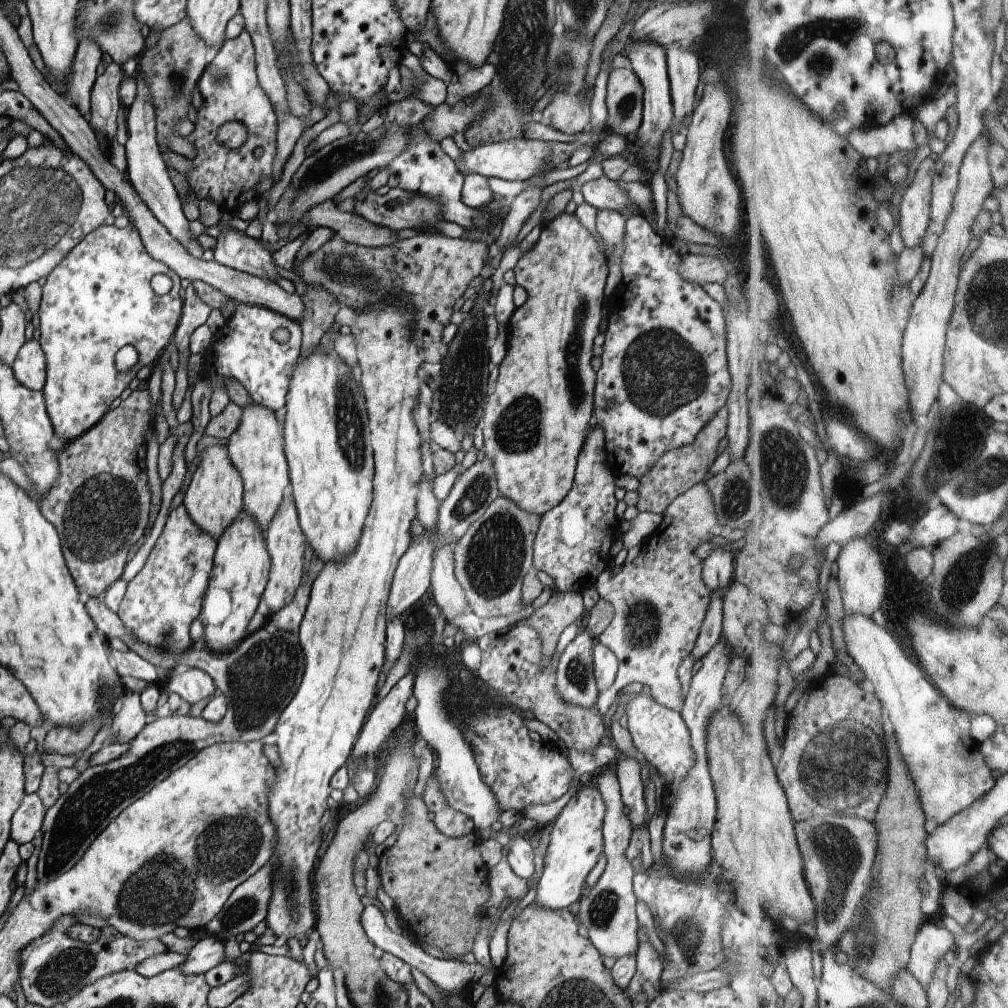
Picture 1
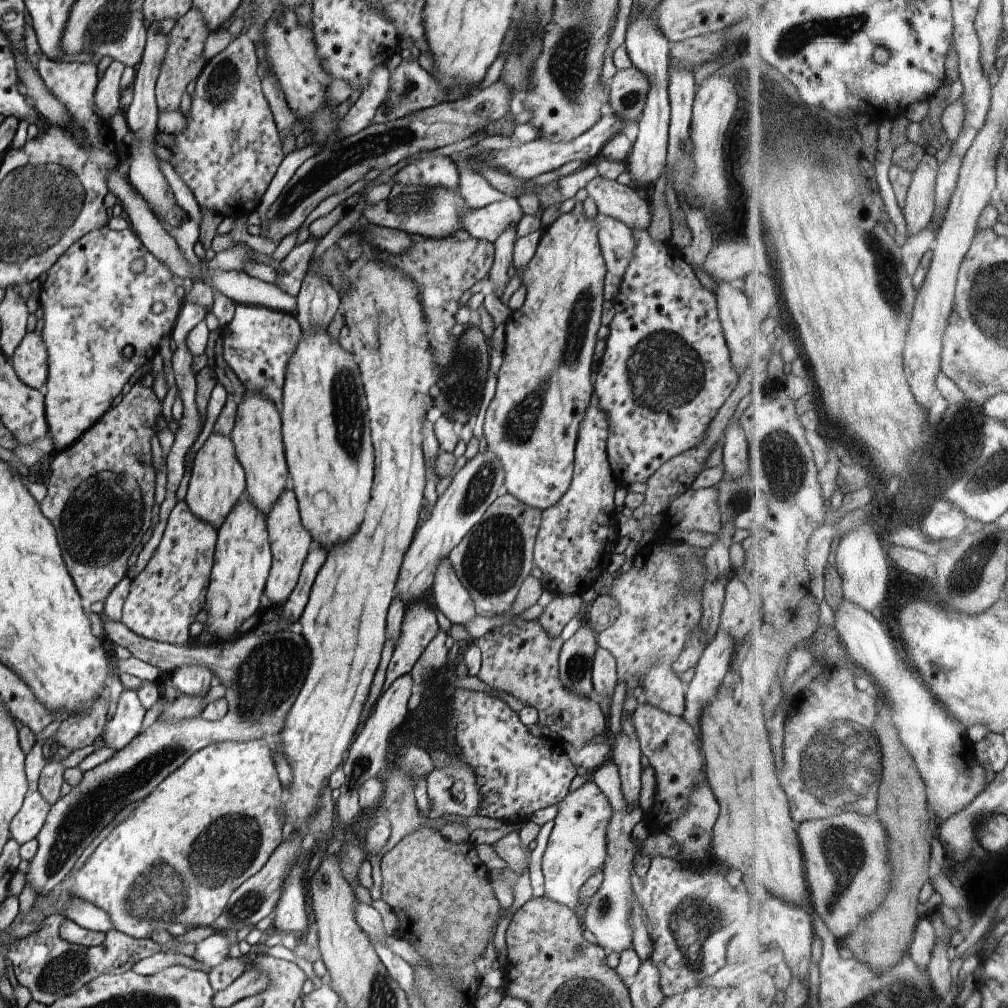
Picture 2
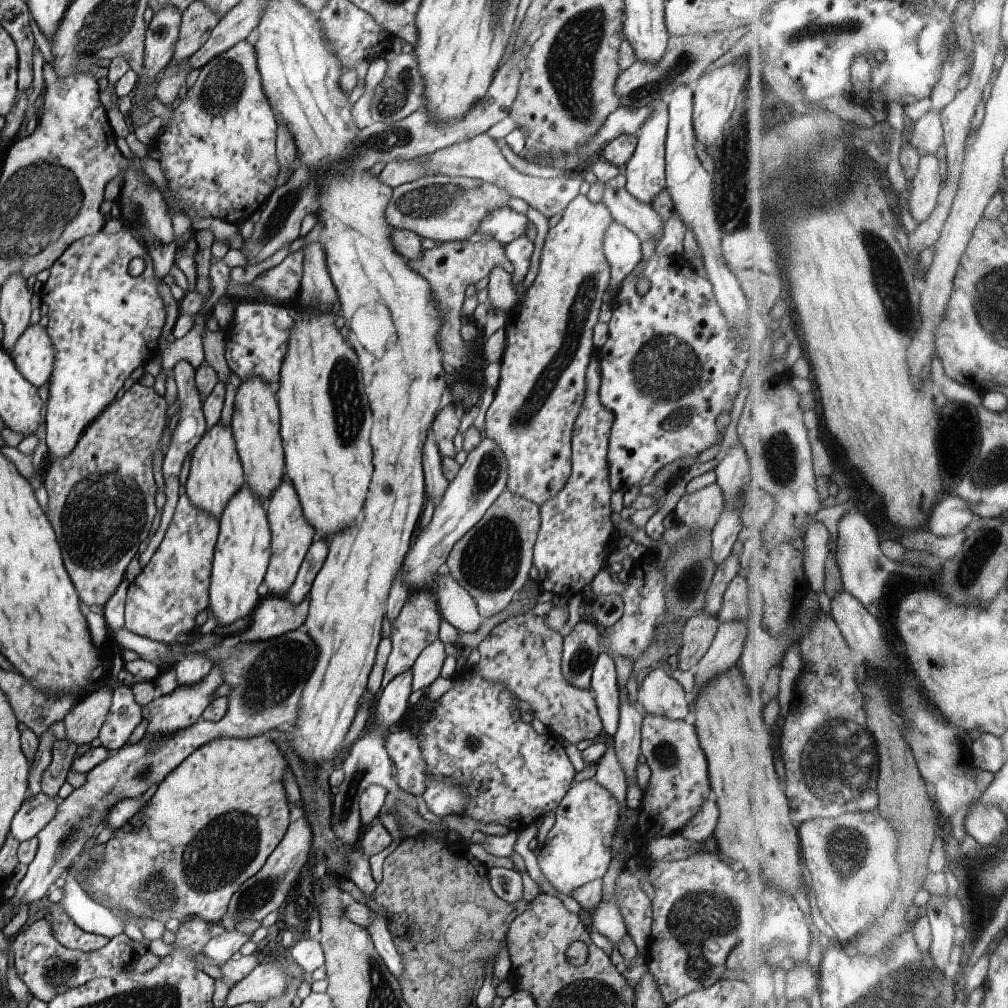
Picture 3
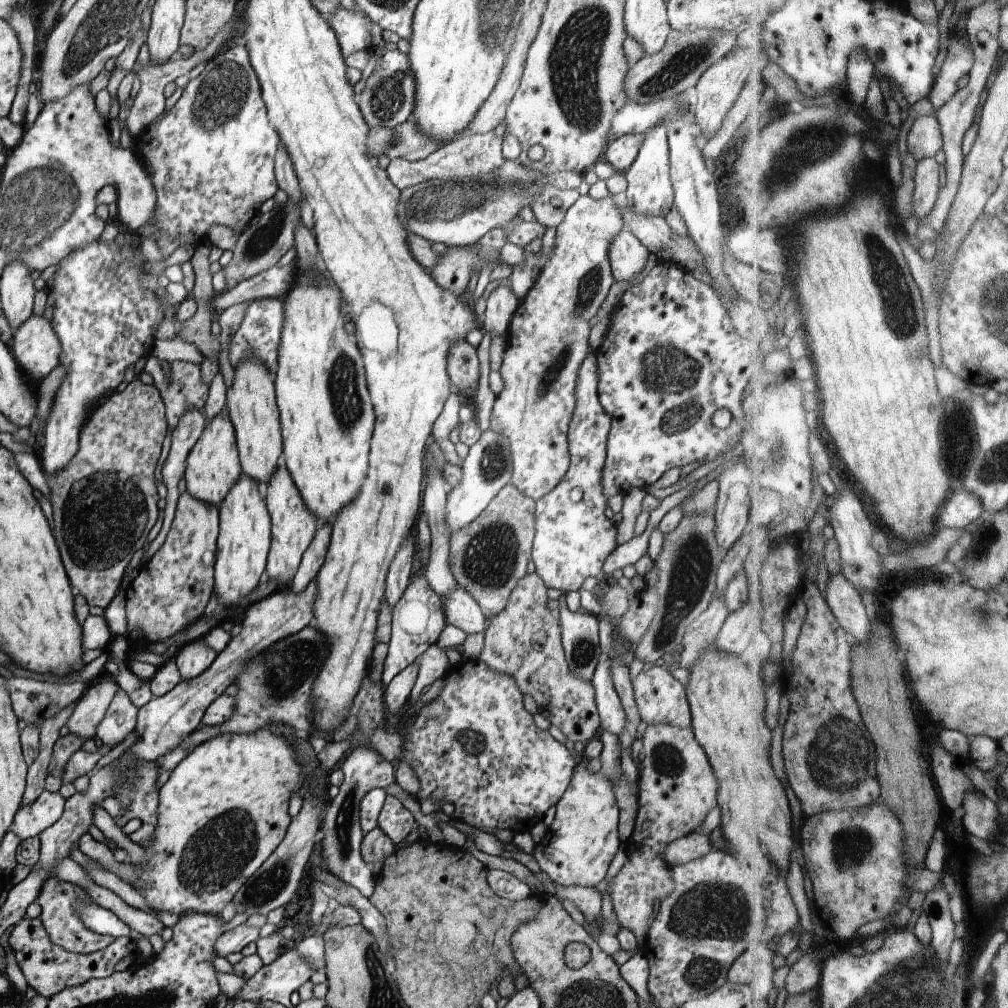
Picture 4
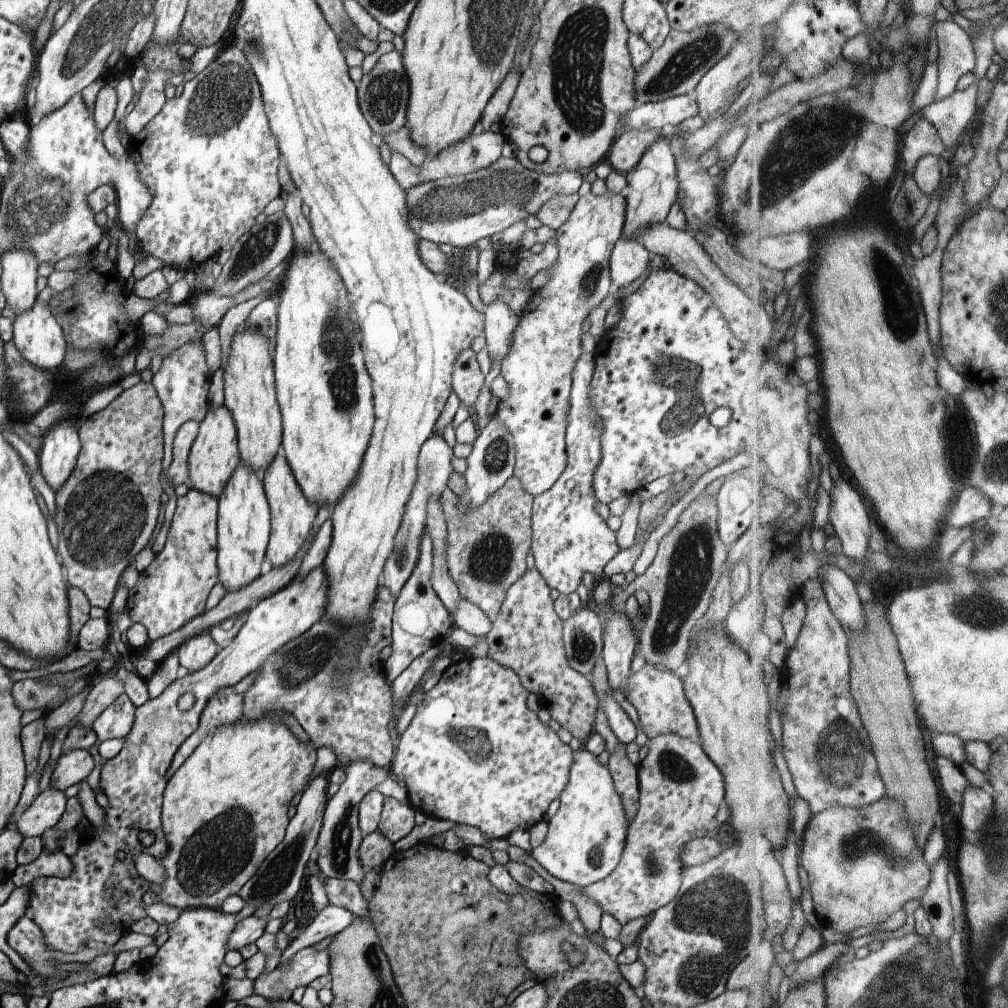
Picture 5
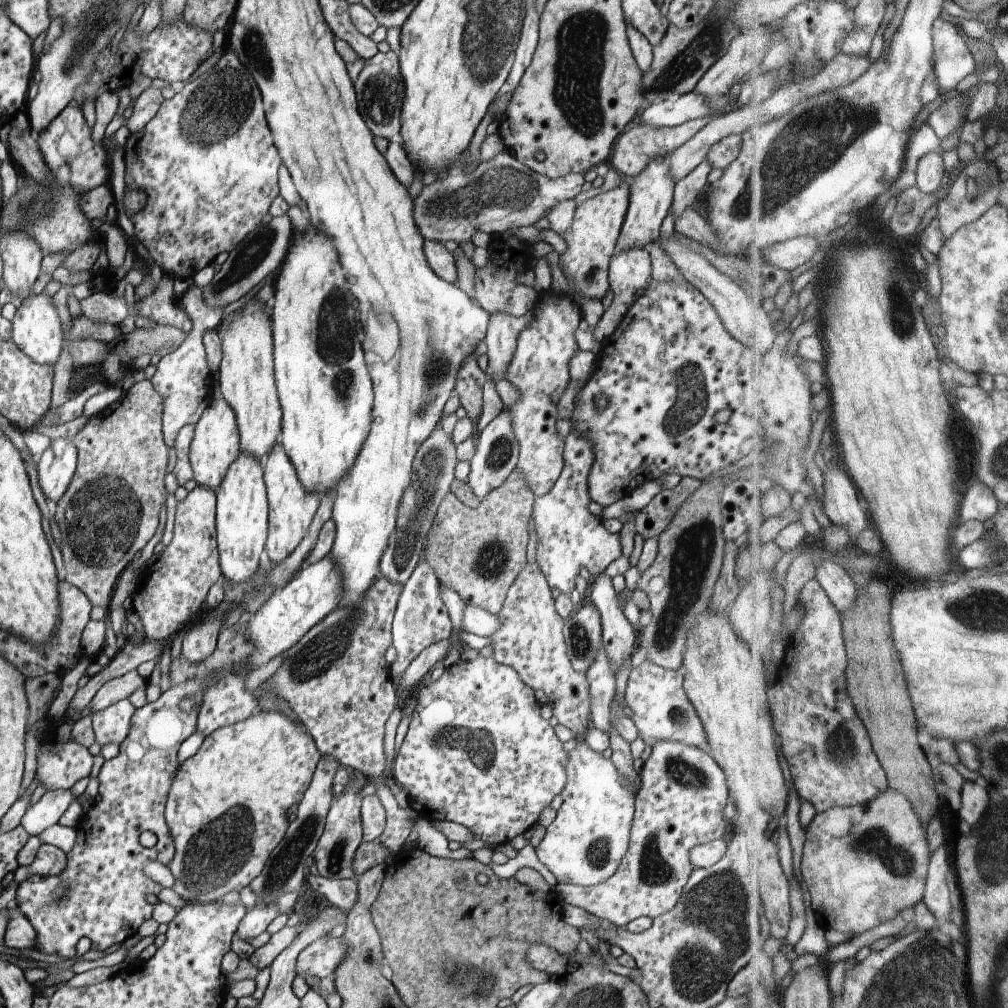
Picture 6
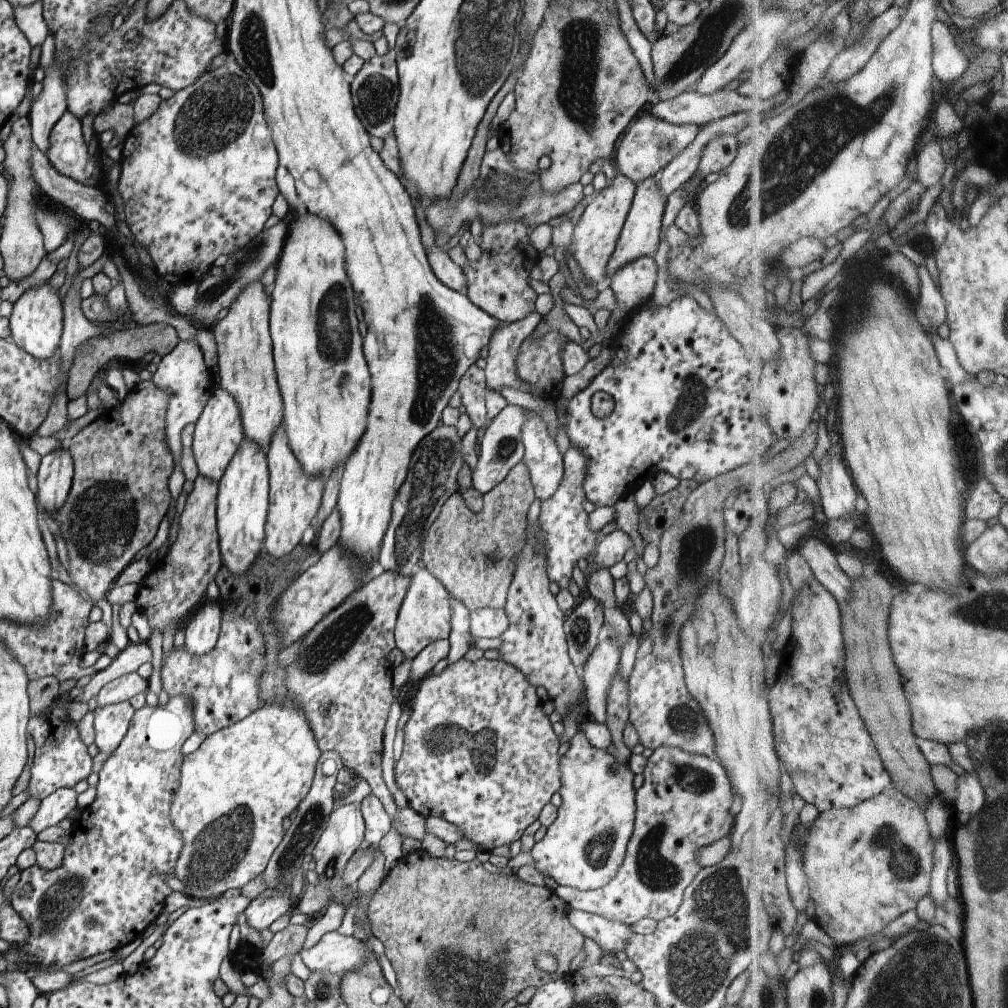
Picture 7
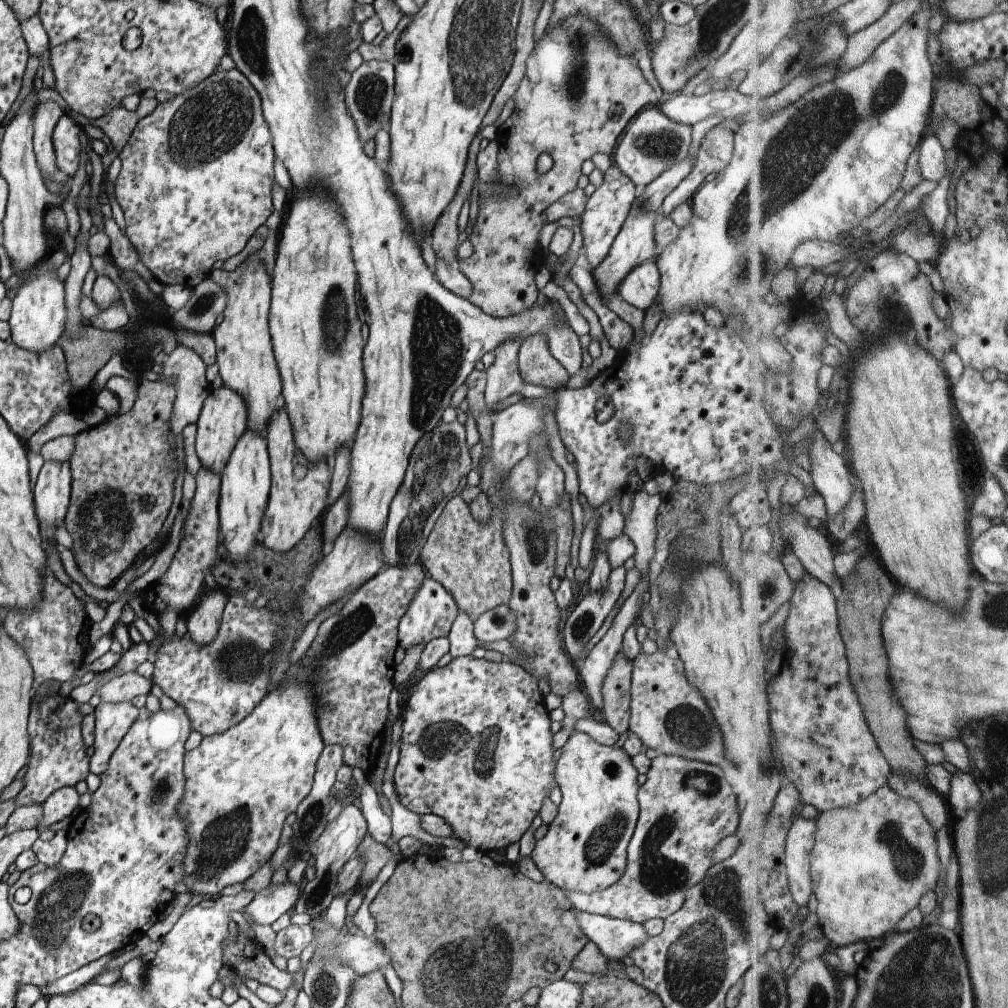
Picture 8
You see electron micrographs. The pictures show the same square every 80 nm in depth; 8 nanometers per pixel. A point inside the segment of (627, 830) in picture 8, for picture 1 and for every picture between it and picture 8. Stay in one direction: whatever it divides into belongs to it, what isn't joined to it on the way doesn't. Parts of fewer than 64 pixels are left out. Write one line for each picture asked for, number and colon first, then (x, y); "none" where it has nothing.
1: (576, 842)
2: (577, 848)
3: (578, 849)
4: (577, 849)
5: (586, 837)
6: (584, 846)
7: (585, 846)

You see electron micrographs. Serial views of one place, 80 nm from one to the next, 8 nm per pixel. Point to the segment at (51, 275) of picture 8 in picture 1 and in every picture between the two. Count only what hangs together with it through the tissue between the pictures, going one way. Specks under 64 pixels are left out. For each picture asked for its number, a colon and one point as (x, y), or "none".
1: (29, 367)
2: (30, 359)
3: (33, 353)
4: (36, 348)
5: (38, 336)
6: (36, 329)
7: (36, 325)

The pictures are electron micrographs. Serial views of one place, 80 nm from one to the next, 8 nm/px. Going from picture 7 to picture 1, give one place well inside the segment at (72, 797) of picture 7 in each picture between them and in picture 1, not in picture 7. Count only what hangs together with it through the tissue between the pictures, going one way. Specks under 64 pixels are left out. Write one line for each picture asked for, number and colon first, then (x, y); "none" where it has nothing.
1: (26, 823)
2: (31, 817)
3: (38, 810)
4: (30, 821)
5: (49, 806)
6: (46, 812)

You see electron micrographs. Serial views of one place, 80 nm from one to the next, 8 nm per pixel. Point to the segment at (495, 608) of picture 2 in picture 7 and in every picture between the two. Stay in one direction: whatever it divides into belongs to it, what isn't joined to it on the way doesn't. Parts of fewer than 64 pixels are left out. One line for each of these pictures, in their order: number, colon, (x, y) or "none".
3: (492, 561)
4: (488, 558)
5: (486, 550)
6: (479, 553)
7: (473, 555)

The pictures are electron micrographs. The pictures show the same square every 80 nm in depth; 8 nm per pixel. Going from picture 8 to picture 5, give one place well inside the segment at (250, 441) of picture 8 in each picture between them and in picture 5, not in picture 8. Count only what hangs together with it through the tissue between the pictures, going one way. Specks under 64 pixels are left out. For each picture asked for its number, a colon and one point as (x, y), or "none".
5: (244, 522)
6: (242, 515)
7: (242, 503)

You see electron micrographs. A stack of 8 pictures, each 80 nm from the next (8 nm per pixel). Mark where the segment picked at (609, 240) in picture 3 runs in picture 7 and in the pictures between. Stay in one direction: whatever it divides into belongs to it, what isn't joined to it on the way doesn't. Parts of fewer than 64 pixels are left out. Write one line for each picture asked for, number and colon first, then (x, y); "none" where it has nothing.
4: (627, 255)
5: (629, 259)
6: (630, 271)
7: (633, 284)

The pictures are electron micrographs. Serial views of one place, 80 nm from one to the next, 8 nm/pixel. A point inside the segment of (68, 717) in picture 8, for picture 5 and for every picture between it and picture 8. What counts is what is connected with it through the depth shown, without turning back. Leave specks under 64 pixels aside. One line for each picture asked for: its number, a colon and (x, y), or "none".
5: (73, 766)
6: (61, 769)
7: (60, 759)

